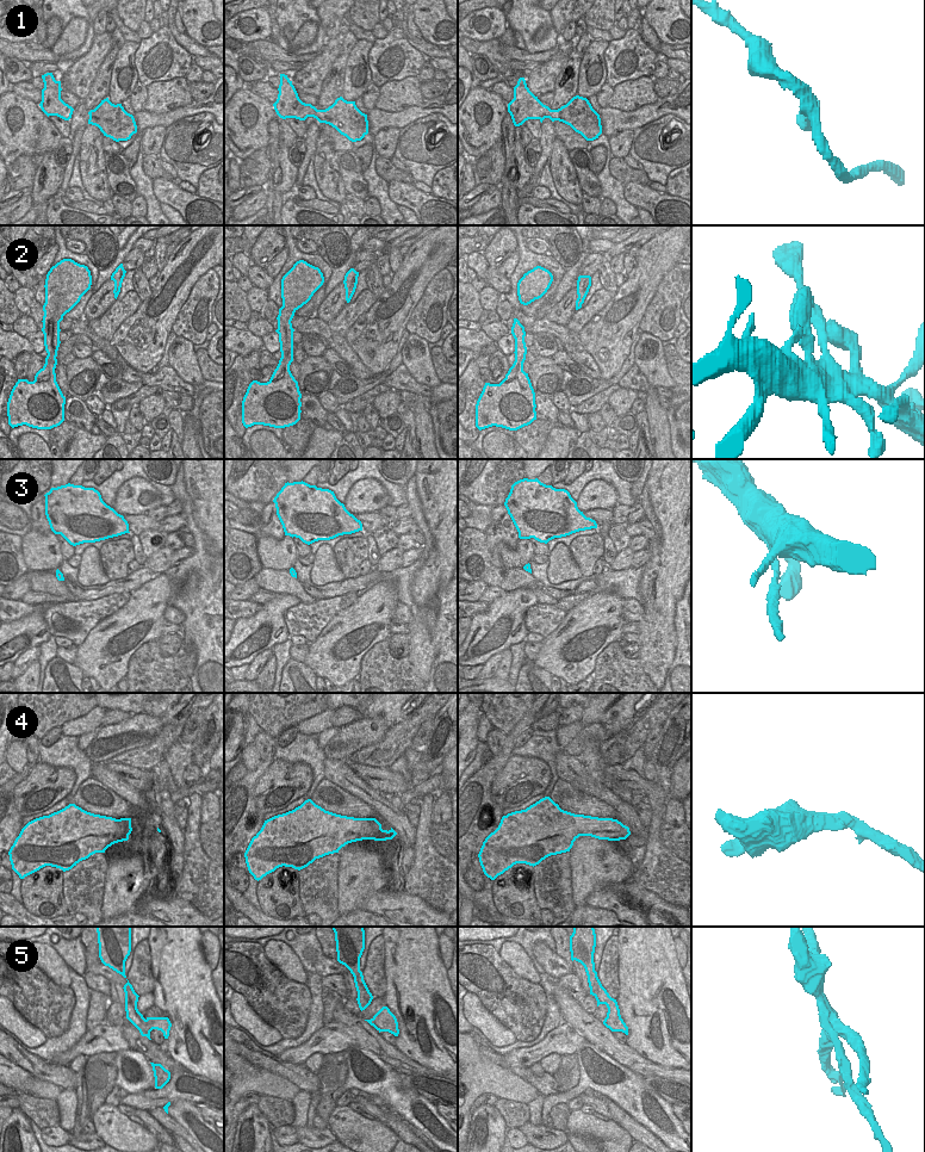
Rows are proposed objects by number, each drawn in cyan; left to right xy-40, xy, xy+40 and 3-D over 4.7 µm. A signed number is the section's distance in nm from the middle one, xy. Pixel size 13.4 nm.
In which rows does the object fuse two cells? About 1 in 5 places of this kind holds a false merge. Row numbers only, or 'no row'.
5

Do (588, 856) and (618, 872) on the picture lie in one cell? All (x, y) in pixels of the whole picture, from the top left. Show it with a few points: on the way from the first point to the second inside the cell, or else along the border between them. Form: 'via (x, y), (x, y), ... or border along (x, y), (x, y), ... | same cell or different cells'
via (595, 861), (604, 861), (610, 865) | same cell

